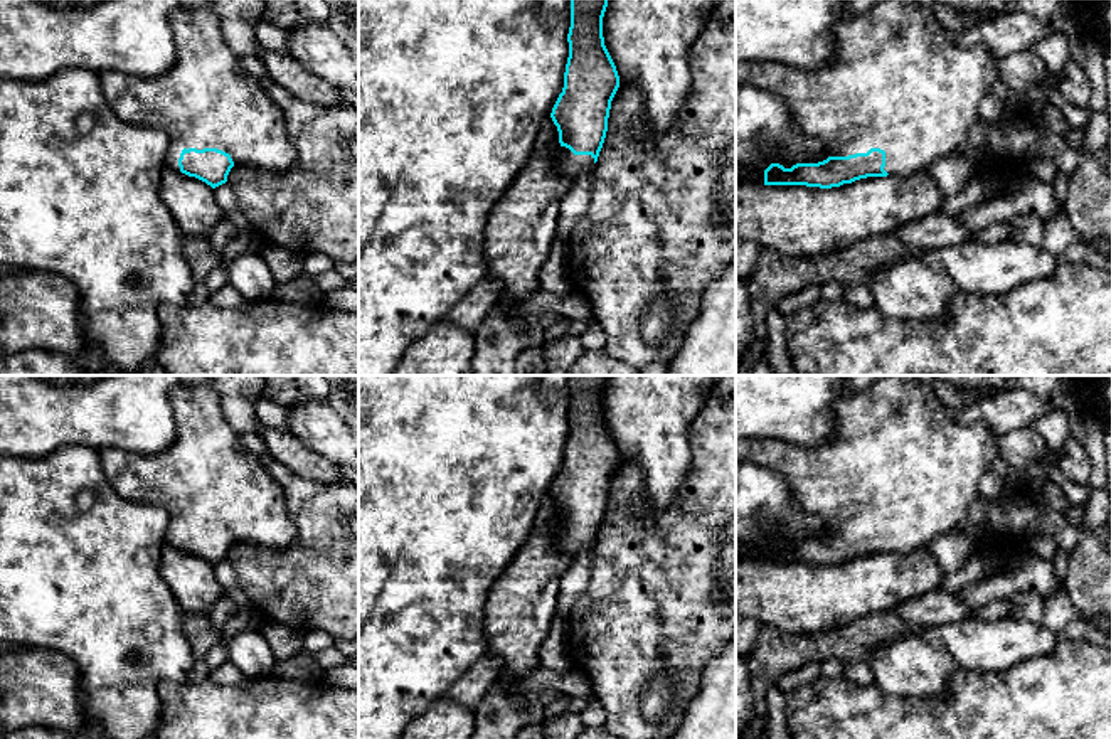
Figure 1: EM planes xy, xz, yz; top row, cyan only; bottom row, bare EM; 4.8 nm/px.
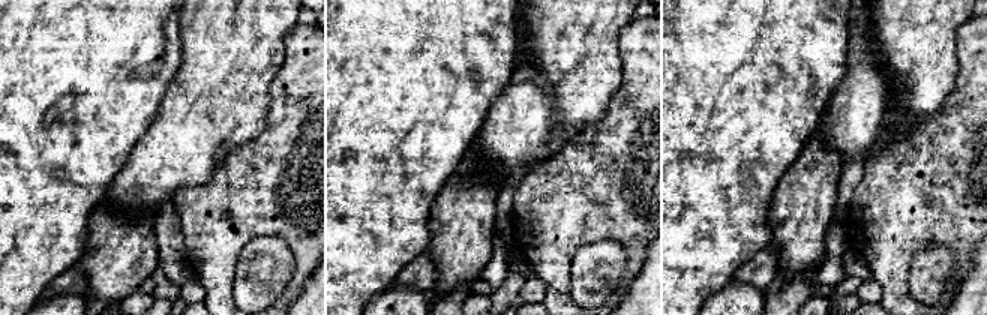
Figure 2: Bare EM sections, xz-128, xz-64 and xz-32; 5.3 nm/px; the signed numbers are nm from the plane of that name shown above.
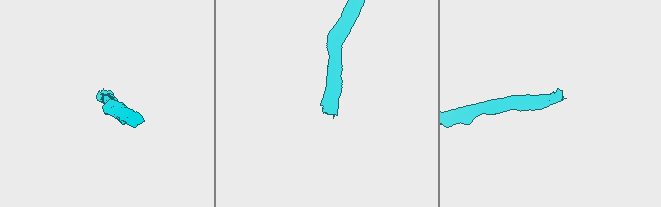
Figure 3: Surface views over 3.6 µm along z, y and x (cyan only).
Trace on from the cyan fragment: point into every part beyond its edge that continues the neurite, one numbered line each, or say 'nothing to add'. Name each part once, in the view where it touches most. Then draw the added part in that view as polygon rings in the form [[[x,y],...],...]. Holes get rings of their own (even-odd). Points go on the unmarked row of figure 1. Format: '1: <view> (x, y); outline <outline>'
1: xz (648, 416); outline [[[608,375],[603,394],[604,423],[616,443],[619,463],[633,463],[643,473],[643,503],[646,508],[662,510],[668,507],[683,485],[692,463],[688,426],[700,412],[715,380],[717,375]]]

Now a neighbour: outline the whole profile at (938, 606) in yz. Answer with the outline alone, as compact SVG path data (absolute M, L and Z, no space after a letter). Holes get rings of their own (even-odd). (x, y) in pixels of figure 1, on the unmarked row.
M938 587L897 604L890 613L907 628L919 628L965 621L975 609L968 608L958 593Z

